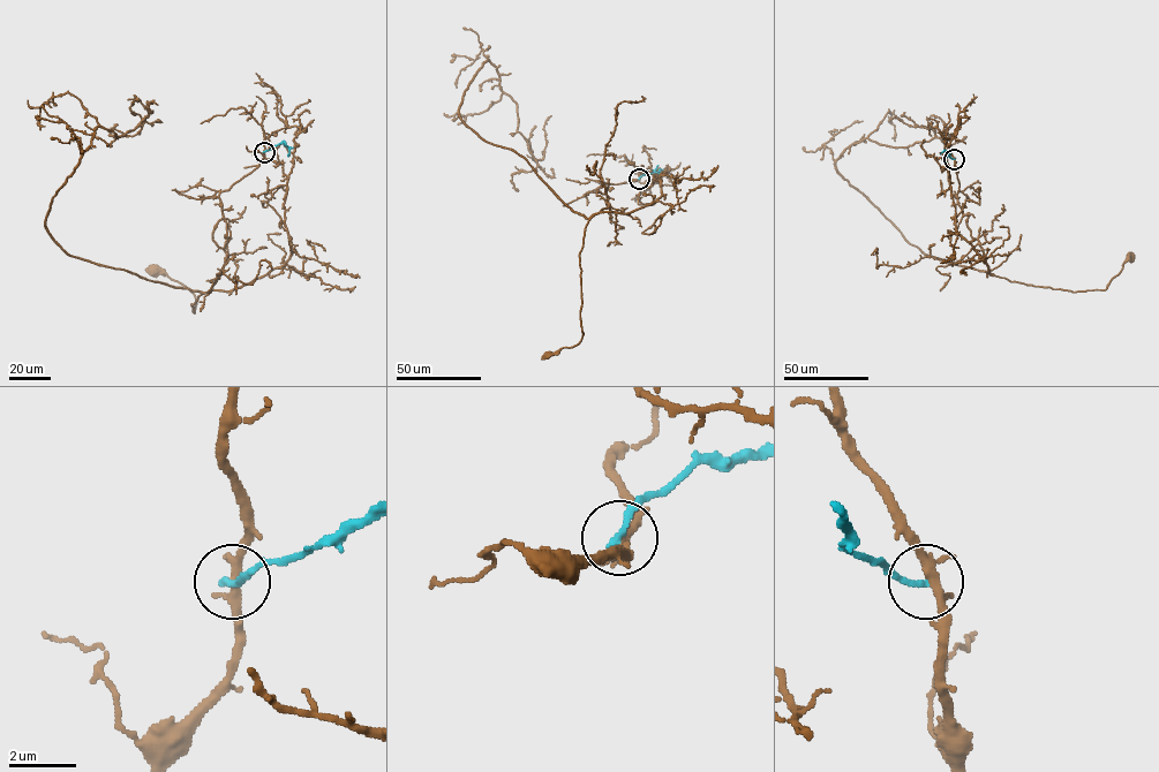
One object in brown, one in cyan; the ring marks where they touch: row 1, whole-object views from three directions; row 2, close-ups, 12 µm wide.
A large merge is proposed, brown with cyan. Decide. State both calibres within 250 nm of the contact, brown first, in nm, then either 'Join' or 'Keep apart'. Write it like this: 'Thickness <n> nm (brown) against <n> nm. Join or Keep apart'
Thickness 300 nm (brown) against 220 nm. Keep apart

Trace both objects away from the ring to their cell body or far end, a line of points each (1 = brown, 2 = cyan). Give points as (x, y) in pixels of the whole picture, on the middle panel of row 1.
1: (639, 179), (602, 182), (606, 192), (596, 195), (608, 205), (588, 221), (579, 254), (582, 337), (546, 355)
2: (639, 179), (660, 172)

